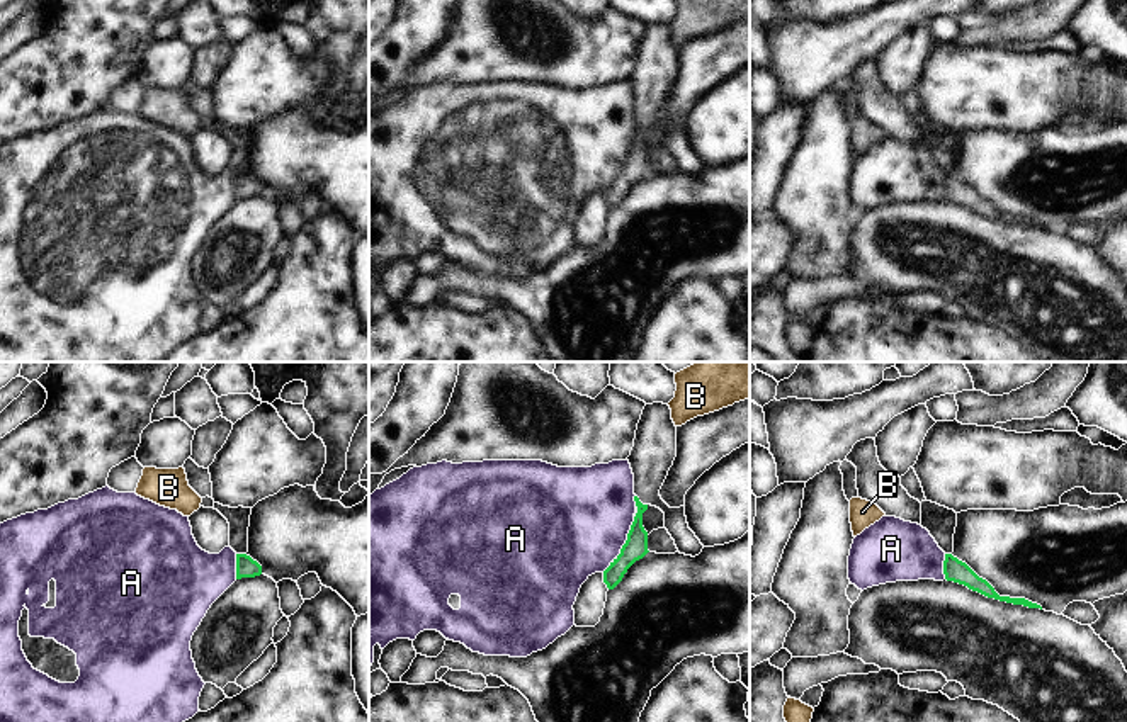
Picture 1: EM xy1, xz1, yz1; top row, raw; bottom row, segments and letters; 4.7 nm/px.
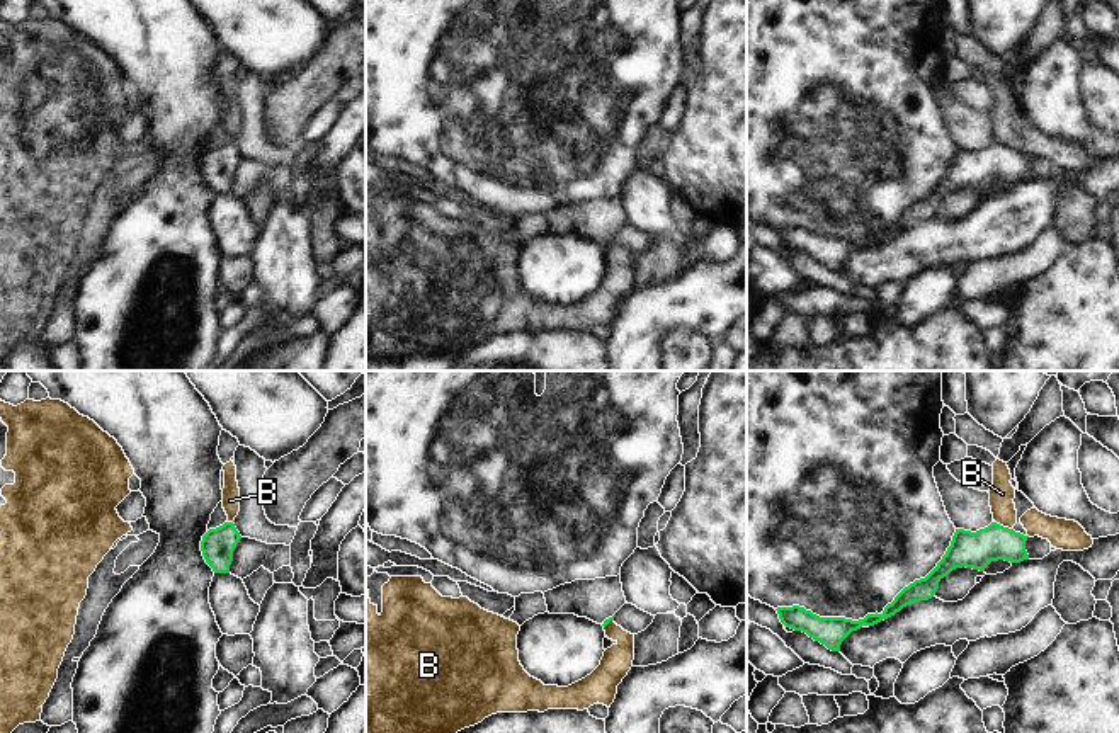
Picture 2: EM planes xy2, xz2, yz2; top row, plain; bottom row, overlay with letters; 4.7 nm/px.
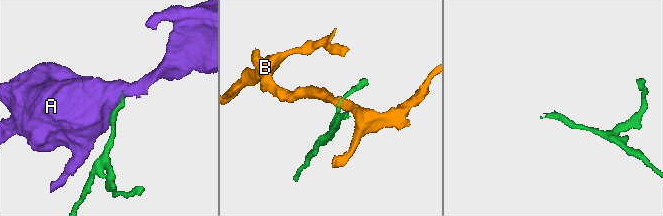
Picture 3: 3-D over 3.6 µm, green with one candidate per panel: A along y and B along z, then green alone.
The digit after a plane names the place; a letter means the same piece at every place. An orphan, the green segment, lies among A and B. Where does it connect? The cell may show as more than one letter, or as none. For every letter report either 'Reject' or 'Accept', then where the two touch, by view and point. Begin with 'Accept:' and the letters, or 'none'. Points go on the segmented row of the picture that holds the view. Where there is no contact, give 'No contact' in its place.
Accept: none
A: Reject. Touches green at xz1 (624, 544)
B: Reject. Touches green at yz2 (1002, 526)

